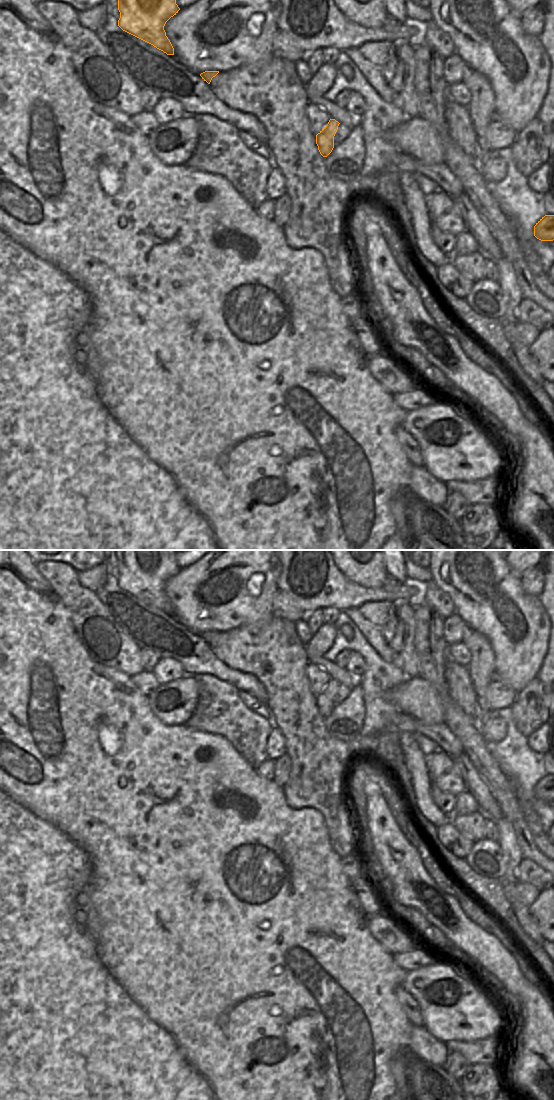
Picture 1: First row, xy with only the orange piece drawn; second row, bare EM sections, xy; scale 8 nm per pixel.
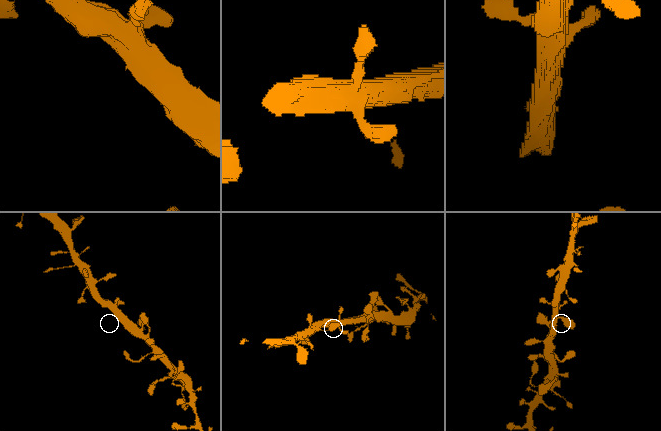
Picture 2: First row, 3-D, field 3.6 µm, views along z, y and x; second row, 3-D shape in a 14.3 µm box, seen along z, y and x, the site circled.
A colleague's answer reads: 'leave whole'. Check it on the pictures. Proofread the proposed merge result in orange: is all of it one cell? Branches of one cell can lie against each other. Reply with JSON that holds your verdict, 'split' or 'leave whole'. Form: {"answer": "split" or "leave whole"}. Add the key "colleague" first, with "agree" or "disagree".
{"colleague": "agree", "answer": "leave whole"}

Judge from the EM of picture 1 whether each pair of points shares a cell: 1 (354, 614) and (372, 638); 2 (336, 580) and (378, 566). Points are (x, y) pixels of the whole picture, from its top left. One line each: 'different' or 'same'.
1: same
2: different

